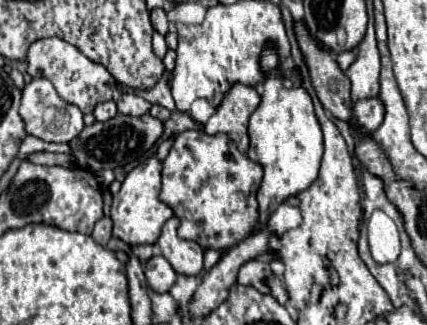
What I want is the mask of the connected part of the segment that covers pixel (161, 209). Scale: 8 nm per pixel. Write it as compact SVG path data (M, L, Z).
M153 157L143 165L135 167L123 181L117 195L113 195L111 219L113 219L113 237L121 239L127 245L153 245L157 243L161 229L167 219L173 217L173 211L159 201L161 191L161 163Z

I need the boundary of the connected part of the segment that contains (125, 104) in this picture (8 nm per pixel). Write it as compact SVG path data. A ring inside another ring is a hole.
M121 95L117 101L117 109L121 115L145 115L151 109L151 103L139 95Z

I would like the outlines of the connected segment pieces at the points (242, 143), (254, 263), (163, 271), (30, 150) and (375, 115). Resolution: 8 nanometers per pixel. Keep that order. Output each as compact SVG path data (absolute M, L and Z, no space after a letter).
M235 83L223 97L215 115L207 121L205 133L229 135L241 153L247 153L249 137L247 137L247 121L253 109L257 109L261 97L249 85Z
M251 259L251 261L247 261L247 263L239 269L237 283L239 283L239 285L251 285L251 287L255 287L259 293L269 293L269 287L263 283L263 279L269 277L269 275L271 275L271 269L269 269L269 263L267 263L267 261Z
M151 257L145 263L145 277L149 287L157 293L167 293L177 281L177 273L165 257Z
M27 135L27 137L23 139L23 143L21 143L21 149L19 149L19 159L23 161L23 159L27 159L29 155L39 153L39 151L55 151L55 153L67 153L67 155L71 155L71 147L69 147L69 145L45 143L45 141L37 139L37 137Z
M379 97L361 99L353 105L353 115L355 115L355 123L363 127L363 133L373 133L383 123L385 105Z

